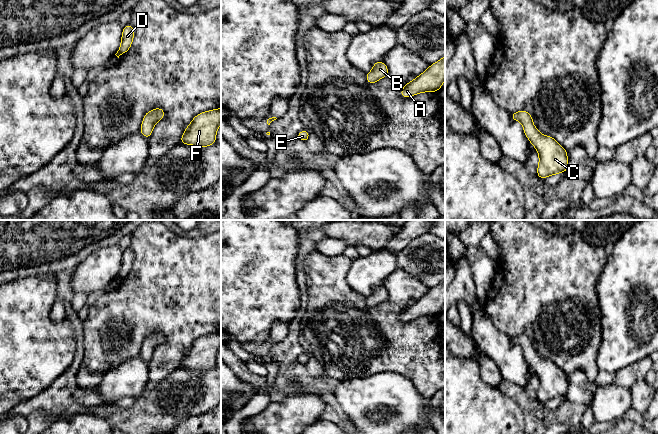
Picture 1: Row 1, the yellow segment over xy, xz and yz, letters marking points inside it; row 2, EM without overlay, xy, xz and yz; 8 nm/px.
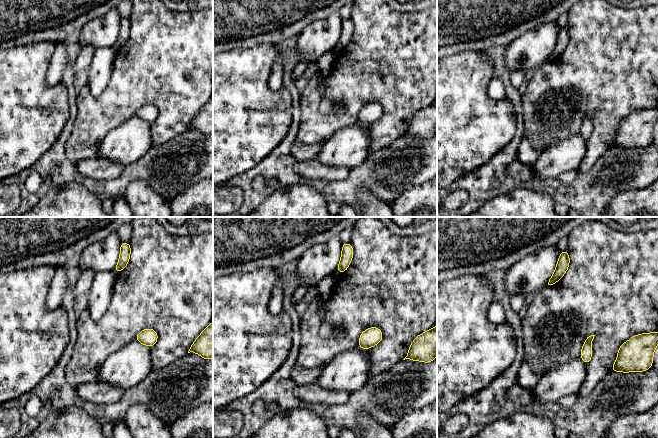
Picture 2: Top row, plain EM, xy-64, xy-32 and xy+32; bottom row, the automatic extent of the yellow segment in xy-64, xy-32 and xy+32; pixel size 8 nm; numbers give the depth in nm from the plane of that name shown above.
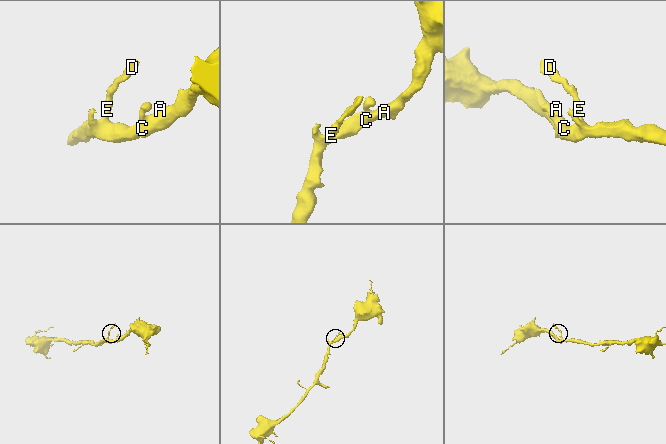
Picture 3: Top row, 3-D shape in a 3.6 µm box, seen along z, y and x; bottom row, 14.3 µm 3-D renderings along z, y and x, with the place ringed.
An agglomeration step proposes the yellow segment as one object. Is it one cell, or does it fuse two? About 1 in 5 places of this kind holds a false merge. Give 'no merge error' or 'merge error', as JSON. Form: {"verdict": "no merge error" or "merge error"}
{"verdict": "no merge error"}

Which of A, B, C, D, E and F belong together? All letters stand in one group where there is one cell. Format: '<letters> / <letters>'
A B C D E F

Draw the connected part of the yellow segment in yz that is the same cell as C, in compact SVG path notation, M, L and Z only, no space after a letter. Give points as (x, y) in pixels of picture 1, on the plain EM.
M526 334L511 337L511 343L522 348L525 359L538 376L537 400L539 402L544 403L567 396L567 375L553 361L541 358L534 350L532 340Z

